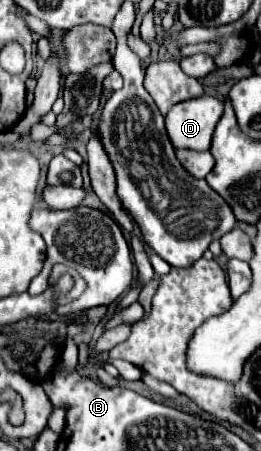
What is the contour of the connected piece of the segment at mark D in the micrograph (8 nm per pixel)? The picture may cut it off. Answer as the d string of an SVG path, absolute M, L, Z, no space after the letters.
M201 95L181 101L165 117L167 133L177 149L207 151L211 147L213 131L223 117L225 101L213 95Z

